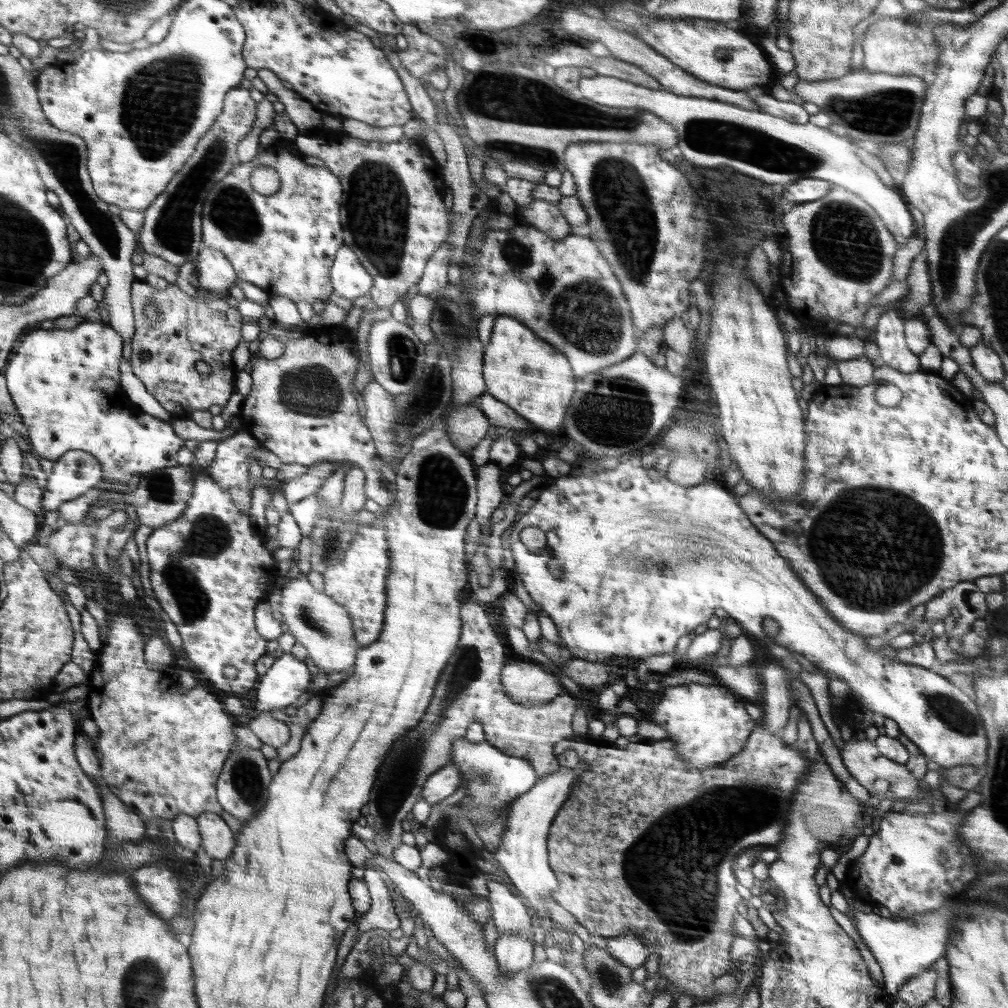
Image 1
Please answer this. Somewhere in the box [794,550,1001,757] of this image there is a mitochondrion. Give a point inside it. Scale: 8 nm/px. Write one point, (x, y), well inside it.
(953, 713)

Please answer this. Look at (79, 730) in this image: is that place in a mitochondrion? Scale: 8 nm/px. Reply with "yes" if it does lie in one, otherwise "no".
no

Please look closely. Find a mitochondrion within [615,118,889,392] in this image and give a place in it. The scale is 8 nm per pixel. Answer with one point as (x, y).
(845, 241)

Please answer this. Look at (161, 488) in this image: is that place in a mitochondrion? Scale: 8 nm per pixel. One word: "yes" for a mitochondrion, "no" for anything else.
yes

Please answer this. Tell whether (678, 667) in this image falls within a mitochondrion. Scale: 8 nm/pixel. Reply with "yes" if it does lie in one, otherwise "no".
no

